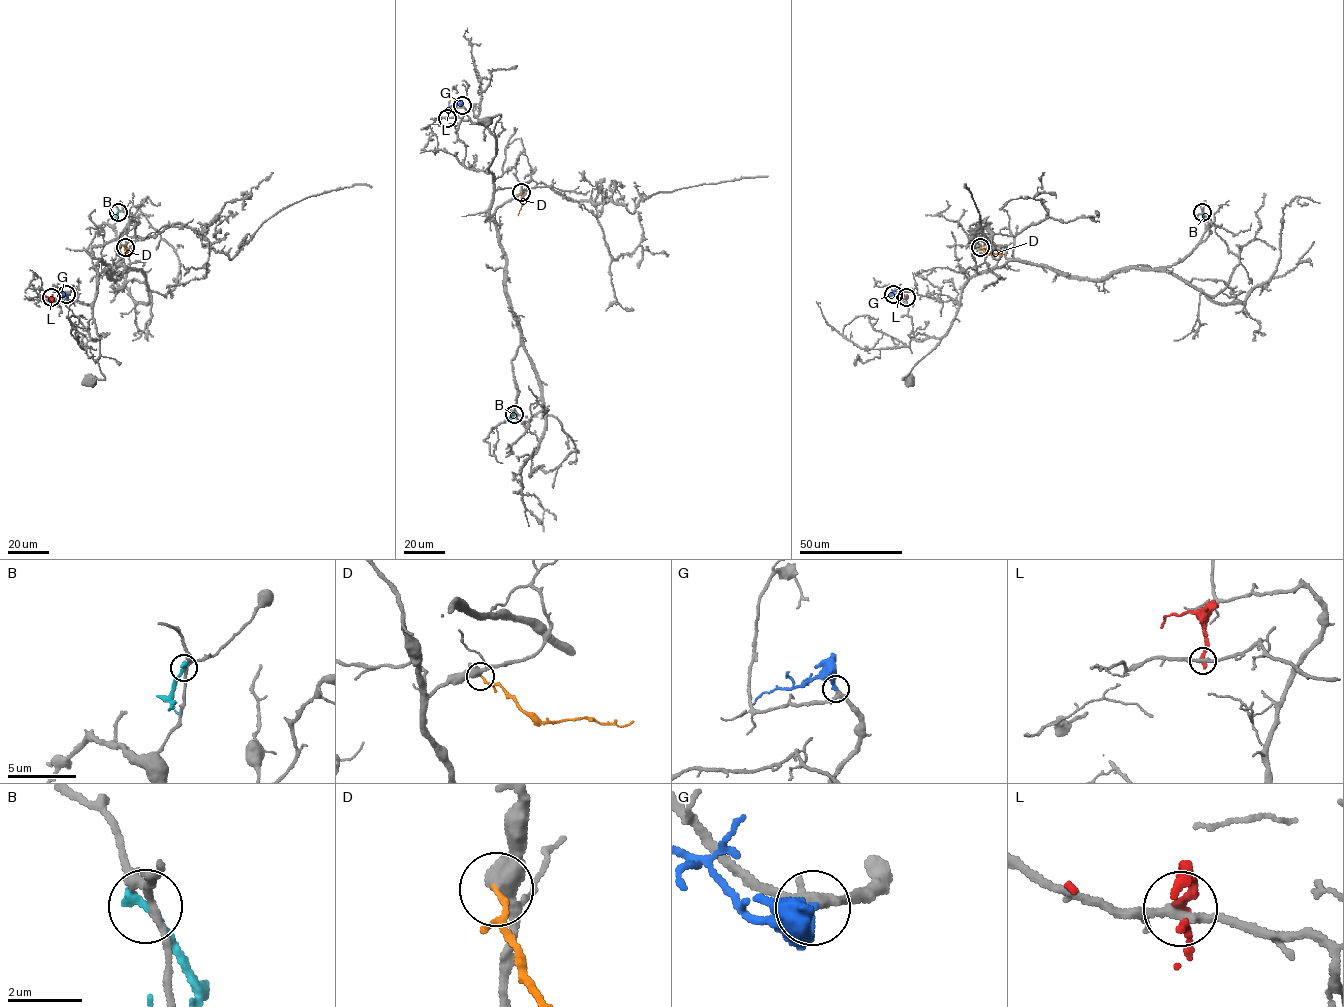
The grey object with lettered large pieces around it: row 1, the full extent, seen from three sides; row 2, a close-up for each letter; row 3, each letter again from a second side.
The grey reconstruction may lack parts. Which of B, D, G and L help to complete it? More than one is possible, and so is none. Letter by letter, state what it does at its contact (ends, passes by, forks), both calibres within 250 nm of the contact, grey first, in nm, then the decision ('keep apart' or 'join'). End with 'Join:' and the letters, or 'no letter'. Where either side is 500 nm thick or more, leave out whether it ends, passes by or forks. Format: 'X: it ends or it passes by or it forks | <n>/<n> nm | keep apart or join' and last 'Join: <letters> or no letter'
B: it ends | 200/360 nm | keep apart
D: it ends | 360/150 nm | keep apart
G: it ends | 220/360 nm | join
L: it ends | 200/320 nm | keep apart
Join: G

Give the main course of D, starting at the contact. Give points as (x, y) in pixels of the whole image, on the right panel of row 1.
D: (980, 247), (989, 254), (1003, 254)

